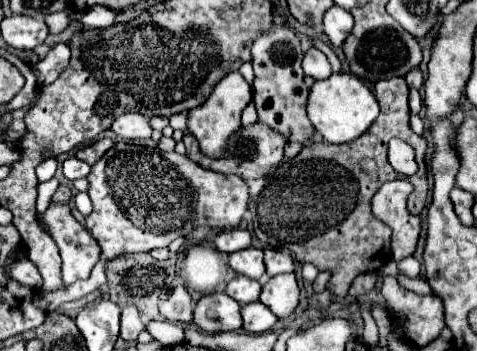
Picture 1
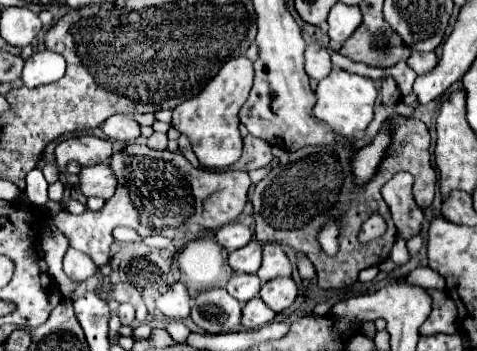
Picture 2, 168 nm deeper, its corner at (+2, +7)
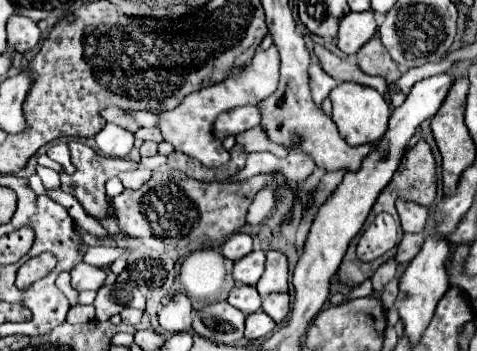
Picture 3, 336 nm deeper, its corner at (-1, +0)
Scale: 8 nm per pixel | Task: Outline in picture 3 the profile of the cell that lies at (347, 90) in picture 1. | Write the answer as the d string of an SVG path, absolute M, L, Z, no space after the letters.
M341 82L331 94L329 94L331 102L333 102L333 122L339 128L339 134L343 136L343 140L349 146L361 146L361 144L377 144L381 140L381 136L385 136L387 128L389 128L389 116L391 110L385 102L385 98L369 88L369 86L359 86L355 82Z

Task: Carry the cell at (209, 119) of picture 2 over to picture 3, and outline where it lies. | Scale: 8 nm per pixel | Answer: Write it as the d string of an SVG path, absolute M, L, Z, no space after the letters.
M271 46L269 50L255 54L253 60L241 68L241 72L231 74L227 80L213 84L211 88L201 88L199 92L193 92L191 96L187 96L187 100L183 100L183 104L179 104L173 110L159 112L157 118L159 118L161 136L165 142L173 144L173 150L199 160L207 168L219 168L229 162L229 152L211 134L213 120L229 108L245 106L245 104L259 104L259 100L265 100L267 96L275 92L277 82L279 82L279 52L275 46Z

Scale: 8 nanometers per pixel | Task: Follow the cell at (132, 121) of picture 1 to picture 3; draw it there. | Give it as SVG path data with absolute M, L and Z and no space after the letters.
M105 124L103 130L95 136L95 142L97 142L97 148L105 156L123 158L133 149L134 136L131 132L119 128L115 124Z

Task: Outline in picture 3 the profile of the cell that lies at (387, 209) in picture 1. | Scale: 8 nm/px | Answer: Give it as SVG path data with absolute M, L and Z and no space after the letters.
M397 200L397 212L401 218L403 232L413 232L413 234L423 232L427 216L429 216L429 208L423 208L409 200Z

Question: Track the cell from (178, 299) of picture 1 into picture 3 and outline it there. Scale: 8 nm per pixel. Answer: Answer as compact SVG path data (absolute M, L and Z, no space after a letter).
M177 294L159 312L159 324L167 332L187 332L191 328L191 300L185 294Z

